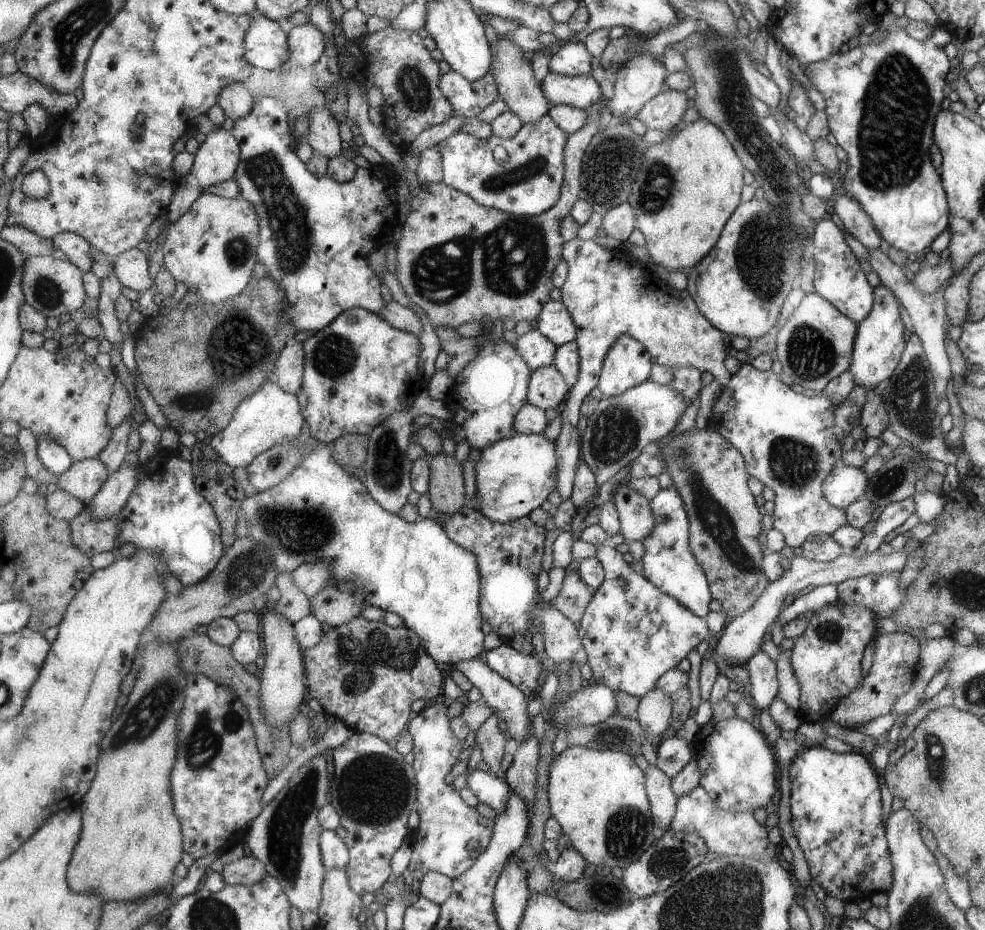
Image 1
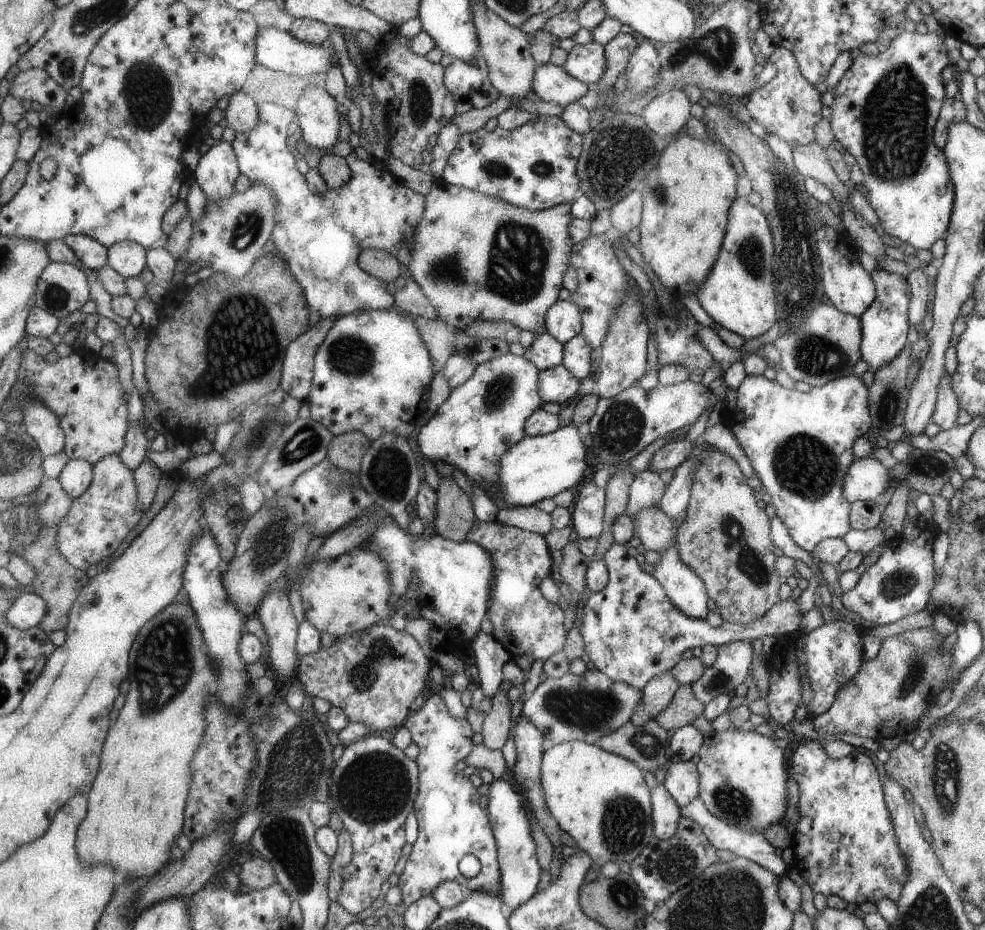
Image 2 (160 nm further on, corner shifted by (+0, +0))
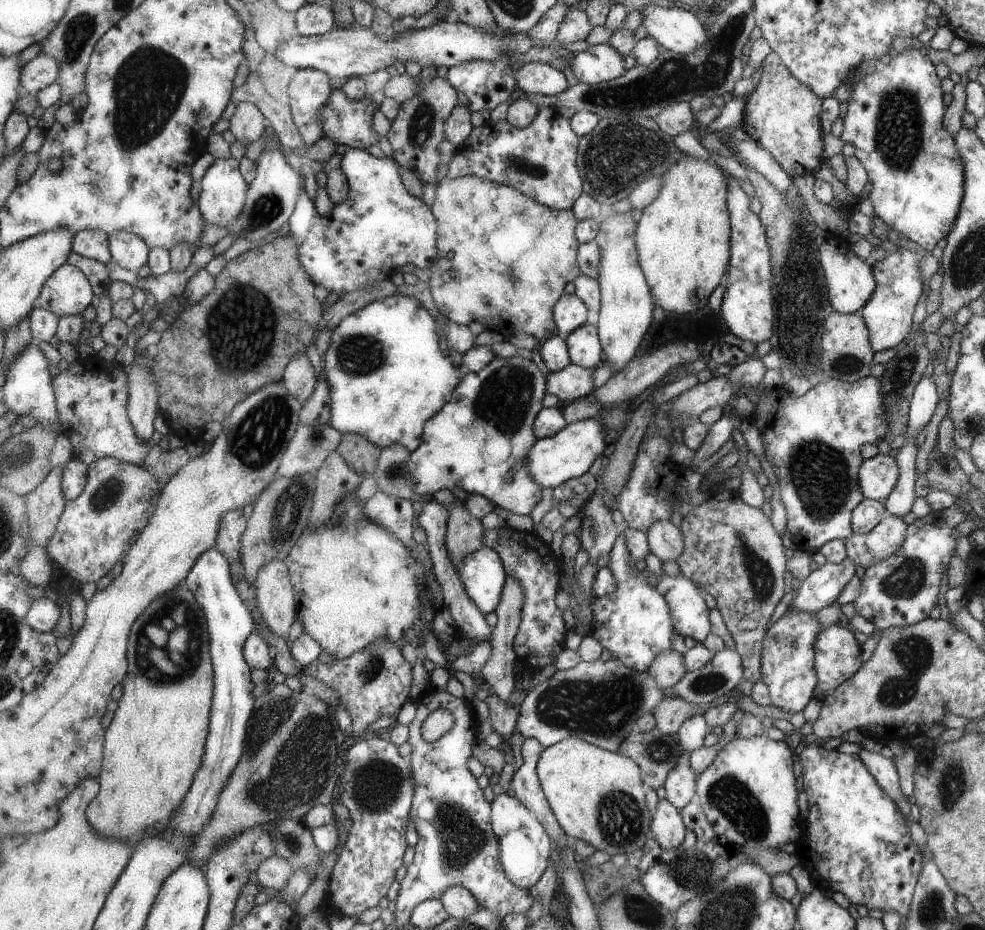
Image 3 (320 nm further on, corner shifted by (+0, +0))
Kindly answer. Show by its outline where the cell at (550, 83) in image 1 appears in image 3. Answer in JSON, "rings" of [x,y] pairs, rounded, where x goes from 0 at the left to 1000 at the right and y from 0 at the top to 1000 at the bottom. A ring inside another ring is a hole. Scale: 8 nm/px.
{"rings":[[[548,67],[527,70],[522,85],[524,95],[535,101],[559,103],[578,95],[572,76]]]}

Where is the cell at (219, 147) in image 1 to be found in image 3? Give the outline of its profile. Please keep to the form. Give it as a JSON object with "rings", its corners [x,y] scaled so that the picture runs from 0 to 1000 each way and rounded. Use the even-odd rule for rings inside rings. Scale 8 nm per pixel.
{"rings":[[[238,169],[231,171],[220,171],[210,182],[204,196],[204,209],[200,215],[205,231],[210,241],[218,241],[221,244],[230,244],[240,234],[245,232],[249,224],[254,197],[247,189],[244,182],[244,172]]]}

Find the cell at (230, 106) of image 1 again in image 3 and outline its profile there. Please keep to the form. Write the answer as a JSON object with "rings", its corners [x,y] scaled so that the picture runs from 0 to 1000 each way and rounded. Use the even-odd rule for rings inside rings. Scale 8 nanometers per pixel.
{"rings":[[[245,109],[235,126],[232,139],[242,152],[250,158],[261,153],[270,143],[272,135],[269,124],[261,113]]]}

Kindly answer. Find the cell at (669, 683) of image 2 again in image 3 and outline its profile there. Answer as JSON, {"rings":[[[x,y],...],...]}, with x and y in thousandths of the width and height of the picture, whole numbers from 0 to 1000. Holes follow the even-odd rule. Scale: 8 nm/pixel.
{"rings":[[[682,697],[675,702],[669,702],[657,720],[665,733],[673,740],[687,734],[695,722],[693,704]]]}

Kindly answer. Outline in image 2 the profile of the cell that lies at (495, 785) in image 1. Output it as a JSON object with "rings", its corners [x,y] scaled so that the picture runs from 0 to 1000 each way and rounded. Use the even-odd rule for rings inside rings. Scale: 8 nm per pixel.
{"rings":[[[514,837],[501,838],[494,852],[494,875],[505,910],[506,934],[508,938],[507,966],[517,976],[525,977],[542,963],[549,932],[542,901],[535,882],[534,871],[525,851]]]}

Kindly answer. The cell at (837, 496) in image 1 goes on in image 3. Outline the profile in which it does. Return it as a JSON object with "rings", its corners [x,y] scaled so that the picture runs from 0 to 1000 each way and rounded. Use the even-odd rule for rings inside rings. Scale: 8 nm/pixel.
{"rings":[[[890,487],[872,500],[871,522],[878,537],[896,538],[909,523],[912,512],[908,492],[902,487]]]}

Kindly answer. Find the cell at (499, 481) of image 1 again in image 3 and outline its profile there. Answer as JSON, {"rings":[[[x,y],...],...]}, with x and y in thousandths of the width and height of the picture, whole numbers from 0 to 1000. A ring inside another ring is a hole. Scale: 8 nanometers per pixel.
{"rings":[[[600,448],[591,453],[575,456],[561,469],[545,472],[535,487],[534,500],[538,513],[548,524],[561,526],[566,520],[596,508],[600,497],[614,486],[612,475],[612,458],[608,449]]]}

